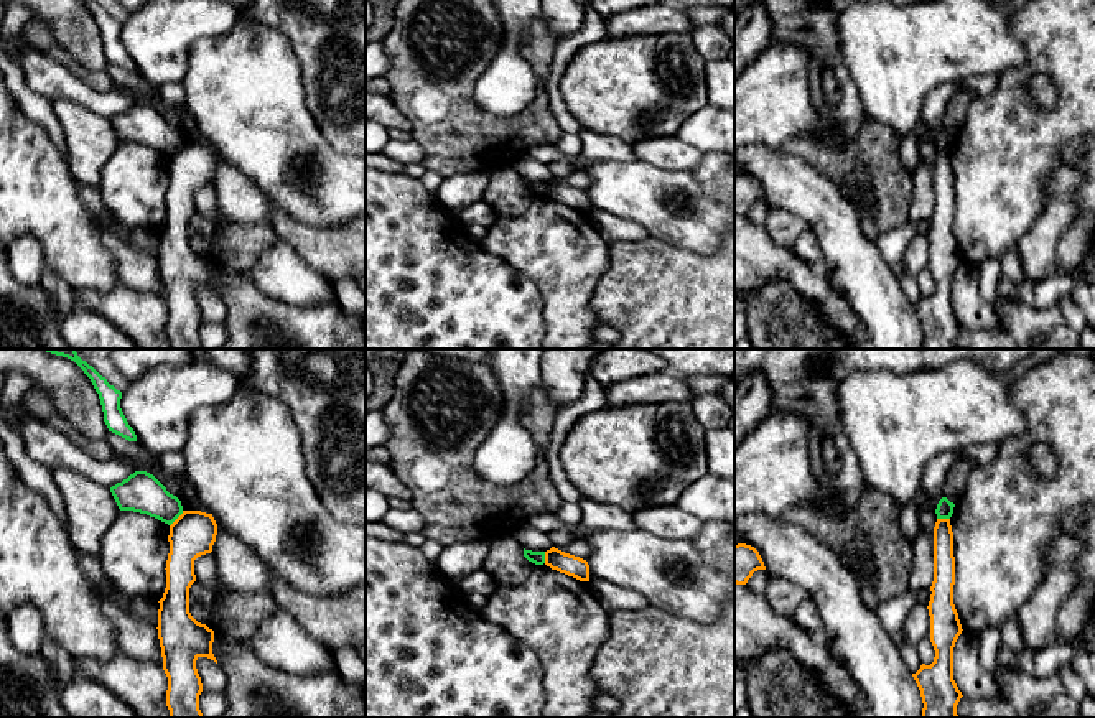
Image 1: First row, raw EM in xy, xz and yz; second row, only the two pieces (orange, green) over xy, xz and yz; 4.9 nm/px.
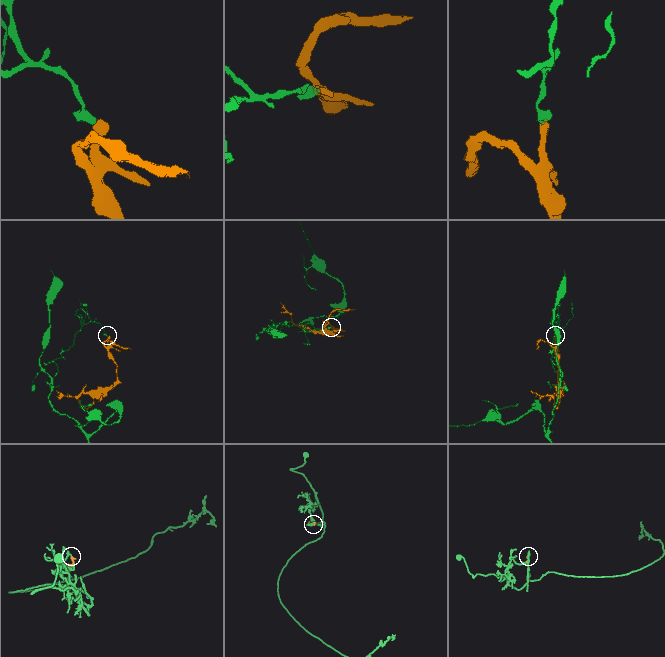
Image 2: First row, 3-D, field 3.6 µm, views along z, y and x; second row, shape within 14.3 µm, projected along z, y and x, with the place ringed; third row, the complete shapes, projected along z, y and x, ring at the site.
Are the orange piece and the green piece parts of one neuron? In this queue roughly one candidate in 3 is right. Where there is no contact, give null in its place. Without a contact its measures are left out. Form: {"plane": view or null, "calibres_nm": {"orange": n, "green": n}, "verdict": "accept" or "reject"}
{"plane": "xy", "calibres_nm": {"orange": 220, "green": 190}, "verdict": "reject"}

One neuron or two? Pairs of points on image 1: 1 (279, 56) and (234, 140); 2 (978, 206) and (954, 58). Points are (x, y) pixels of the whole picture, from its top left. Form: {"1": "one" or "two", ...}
{"1": "one", "2": "two"}

